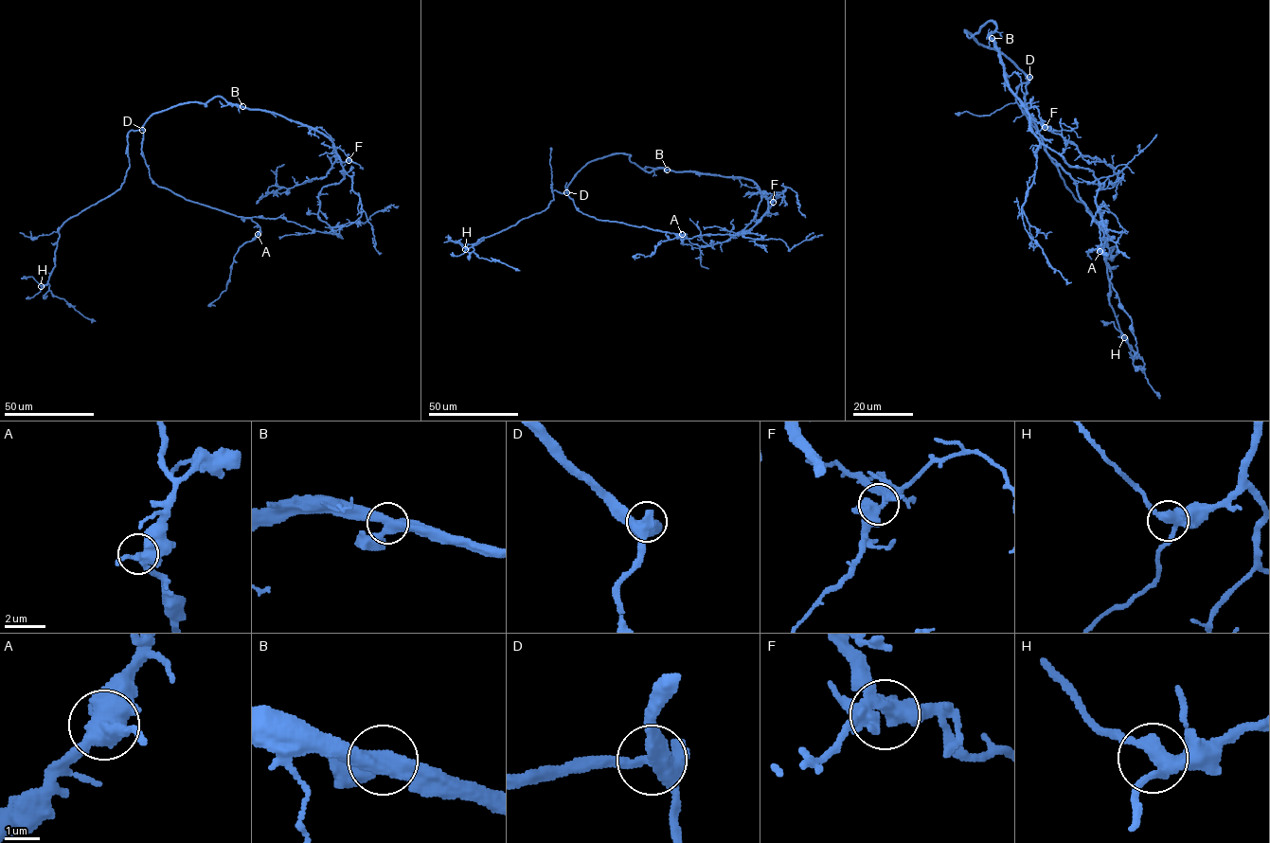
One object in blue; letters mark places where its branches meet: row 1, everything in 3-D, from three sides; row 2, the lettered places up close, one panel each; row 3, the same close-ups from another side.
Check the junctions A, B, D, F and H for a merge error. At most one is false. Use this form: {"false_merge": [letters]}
{"false_merge": []}

